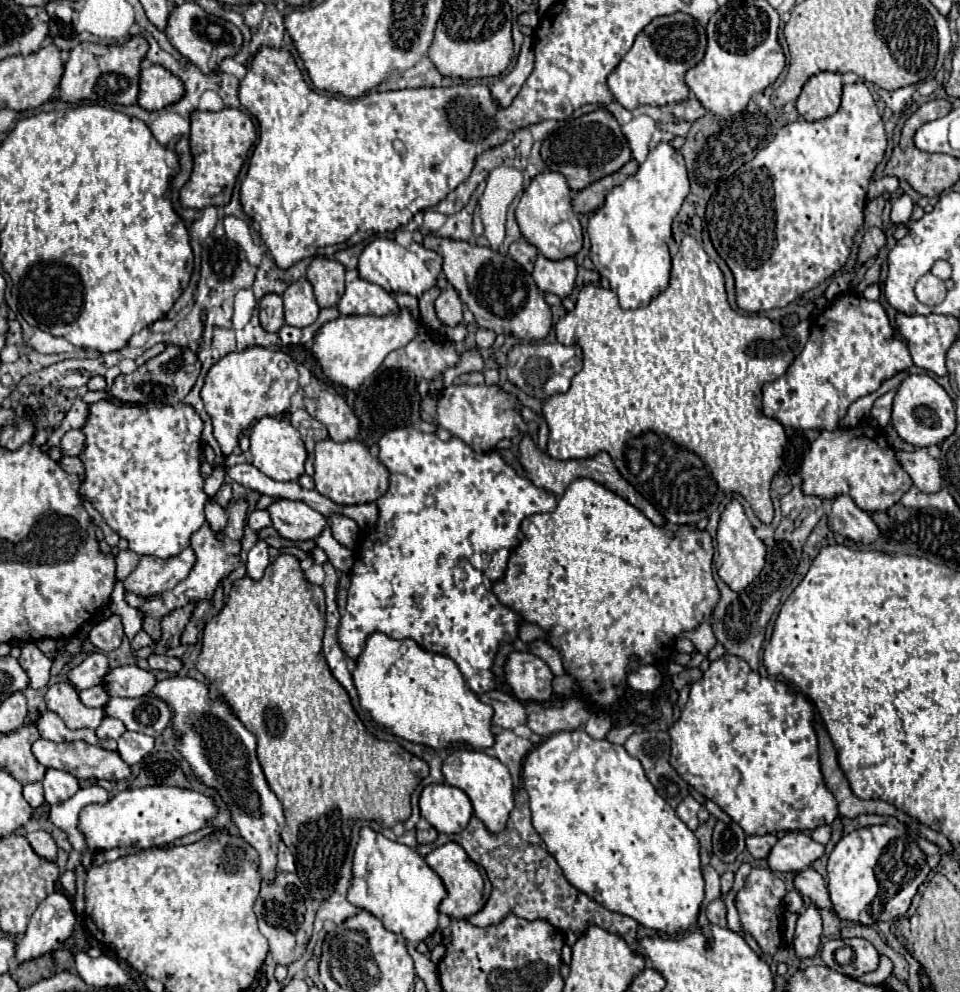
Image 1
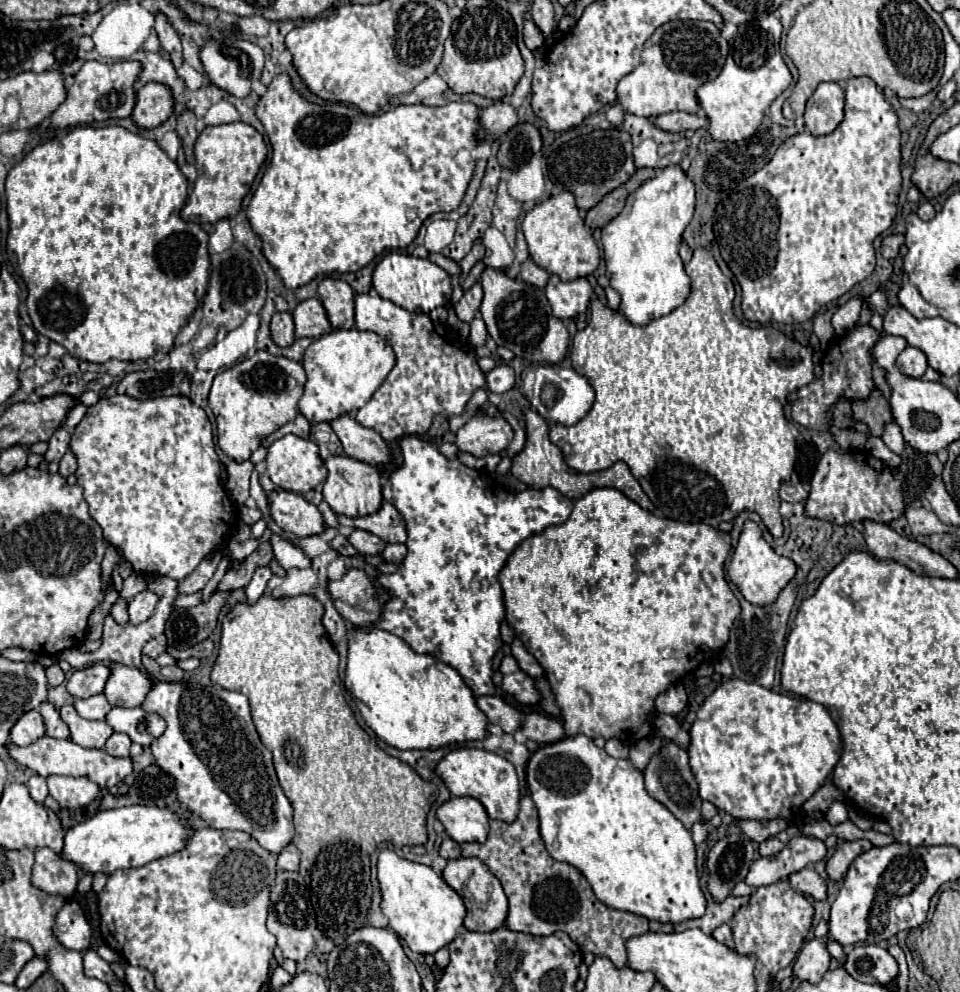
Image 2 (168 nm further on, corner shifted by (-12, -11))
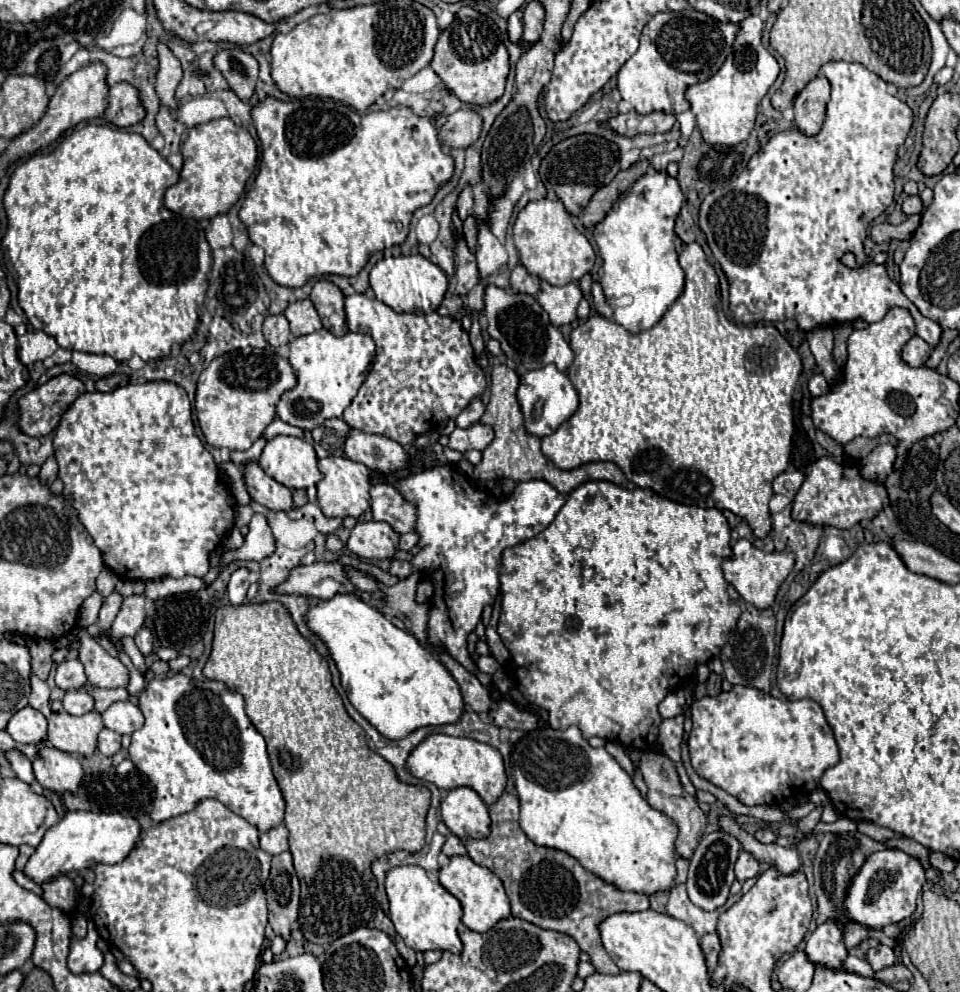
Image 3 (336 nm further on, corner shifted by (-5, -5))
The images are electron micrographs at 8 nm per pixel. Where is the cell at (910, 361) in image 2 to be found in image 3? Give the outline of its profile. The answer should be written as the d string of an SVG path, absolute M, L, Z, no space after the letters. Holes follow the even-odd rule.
M913 336L903 348L903 360L909 366L923 366L931 354L931 348L919 336Z

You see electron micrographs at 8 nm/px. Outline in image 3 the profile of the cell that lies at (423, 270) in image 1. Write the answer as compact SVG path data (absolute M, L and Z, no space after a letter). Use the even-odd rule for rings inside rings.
M387 256L379 260L371 270L371 288L375 292L375 298L393 308L395 312L407 312L407 314L431 314L435 312L447 292L447 276L445 272L433 264L431 260L417 256Z

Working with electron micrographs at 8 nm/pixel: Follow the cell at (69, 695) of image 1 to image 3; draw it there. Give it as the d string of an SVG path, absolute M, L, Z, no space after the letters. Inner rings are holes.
M59 700L51 702L49 738L47 738L51 746L67 754L81 754L89 758L97 748L97 734L101 732L101 728L103 720L97 712L71 716L63 710Z

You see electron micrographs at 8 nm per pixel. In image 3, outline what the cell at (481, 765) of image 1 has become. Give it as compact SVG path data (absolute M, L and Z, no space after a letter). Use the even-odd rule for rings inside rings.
M429 734L425 740L421 740L409 754L405 768L411 772L411 776L431 782L441 790L469 786L483 798L485 804L493 804L503 794L507 782L503 758L495 748L473 738L457 738L447 734Z

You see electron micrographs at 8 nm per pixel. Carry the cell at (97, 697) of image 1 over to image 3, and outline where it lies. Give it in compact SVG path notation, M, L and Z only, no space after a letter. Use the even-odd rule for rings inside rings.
M67 690L63 696L63 708L71 716L83 716L93 710L93 696L79 690Z

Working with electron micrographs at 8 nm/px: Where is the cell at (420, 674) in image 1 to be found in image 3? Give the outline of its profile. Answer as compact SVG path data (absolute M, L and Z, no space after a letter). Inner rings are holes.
M337 594L329 600L319 600L311 604L305 614L305 622L309 630L325 642L331 658L341 672L341 682L343 688L347 688L351 704L385 738L401 740L421 726L449 724L461 716L465 704L461 698L461 690L449 670L431 654L431 650L421 646L413 634L393 626L375 606L361 600L357 594Z

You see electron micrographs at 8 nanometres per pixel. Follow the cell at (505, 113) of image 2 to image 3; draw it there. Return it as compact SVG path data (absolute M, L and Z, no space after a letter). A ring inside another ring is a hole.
M457 110L439 126L439 140L449 148L467 148L479 138L481 124L483 120L477 112Z

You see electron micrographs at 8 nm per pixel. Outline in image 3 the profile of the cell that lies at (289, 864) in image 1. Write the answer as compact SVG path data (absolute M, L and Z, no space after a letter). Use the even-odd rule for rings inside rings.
M279 824L277 828L271 828L269 832L261 832L259 834L259 844L261 844L261 850L275 856L275 854L281 854L281 852L289 850L287 838L289 838L289 830L285 828L285 824Z

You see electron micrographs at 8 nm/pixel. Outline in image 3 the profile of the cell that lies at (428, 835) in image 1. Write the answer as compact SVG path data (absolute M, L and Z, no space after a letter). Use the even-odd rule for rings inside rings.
M447 836L447 840L445 840L445 846L443 846L443 852L447 854L447 856L457 856L457 854L467 854L467 850L465 850L465 842L461 840L461 838L457 838L457 836Z

